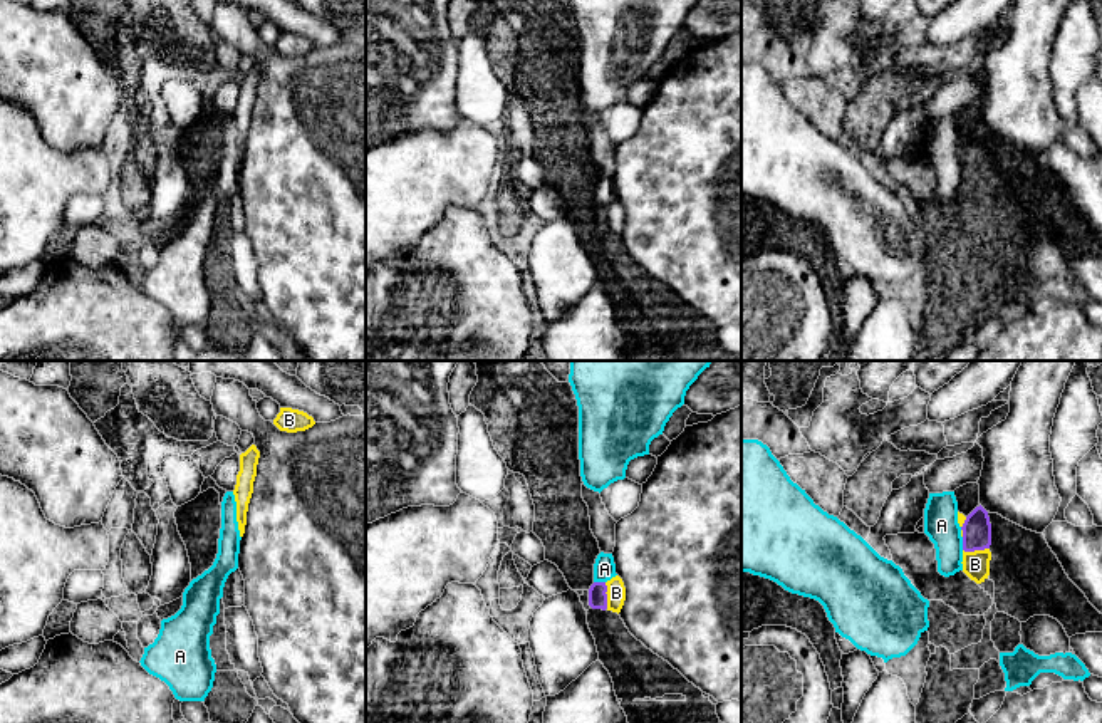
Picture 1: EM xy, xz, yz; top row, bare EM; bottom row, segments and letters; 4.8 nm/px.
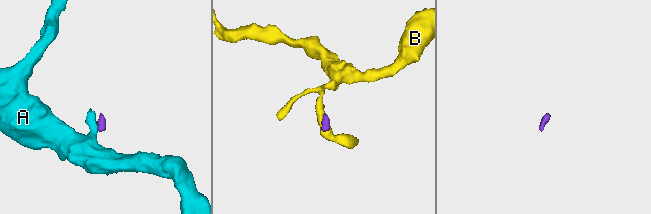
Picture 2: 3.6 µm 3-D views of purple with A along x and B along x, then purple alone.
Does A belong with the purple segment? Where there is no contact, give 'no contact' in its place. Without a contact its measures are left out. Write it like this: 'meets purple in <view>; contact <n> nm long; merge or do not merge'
meets purple in yz; contact 60 nm long; do not merge

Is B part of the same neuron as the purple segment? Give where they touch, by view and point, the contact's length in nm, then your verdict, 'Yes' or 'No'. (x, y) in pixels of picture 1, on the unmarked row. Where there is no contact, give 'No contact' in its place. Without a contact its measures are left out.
Touches purple at xz (606, 220). Shared border 130 nm. No

